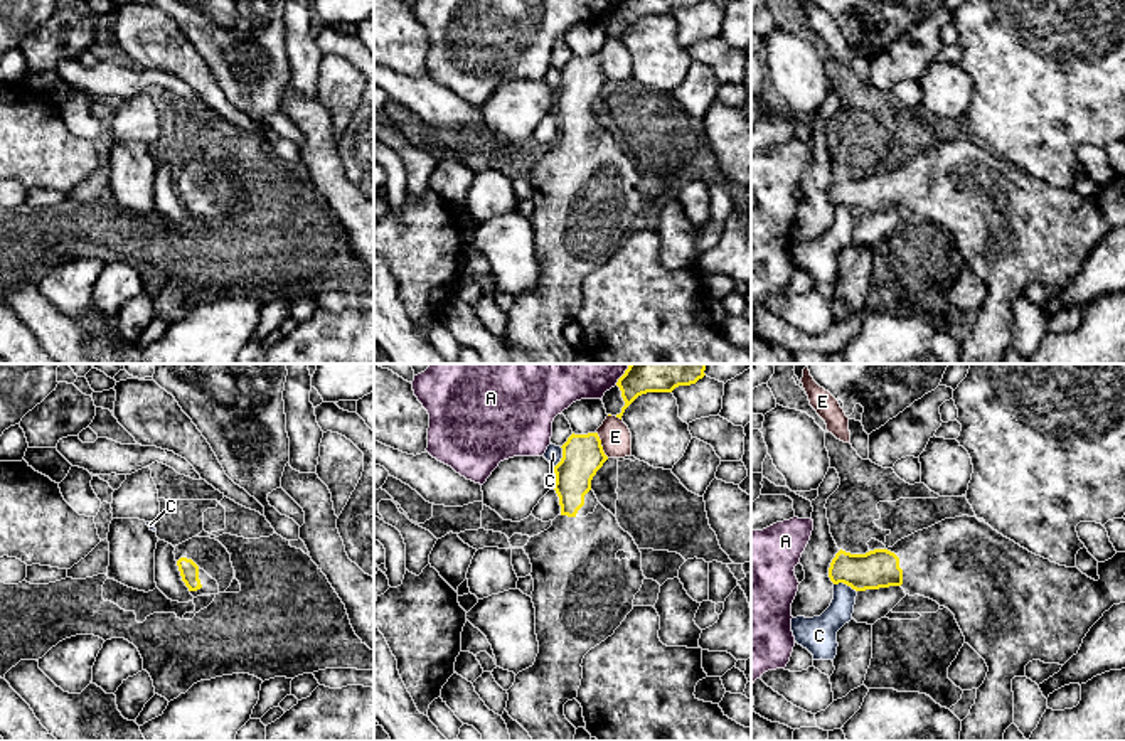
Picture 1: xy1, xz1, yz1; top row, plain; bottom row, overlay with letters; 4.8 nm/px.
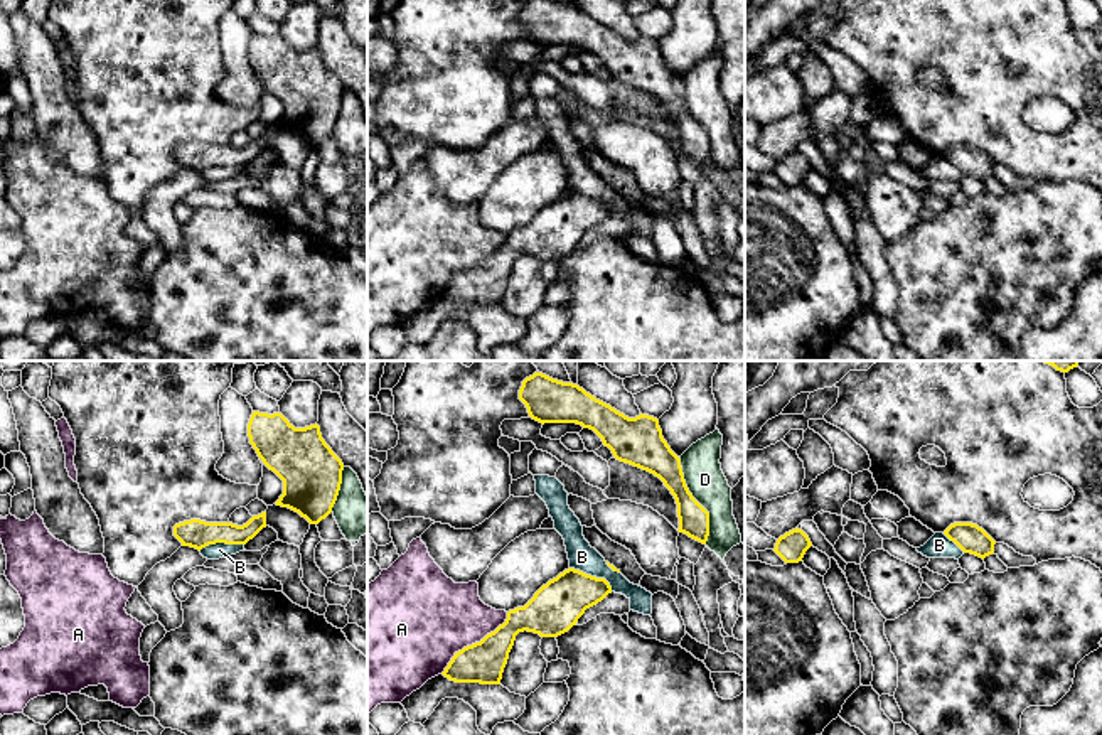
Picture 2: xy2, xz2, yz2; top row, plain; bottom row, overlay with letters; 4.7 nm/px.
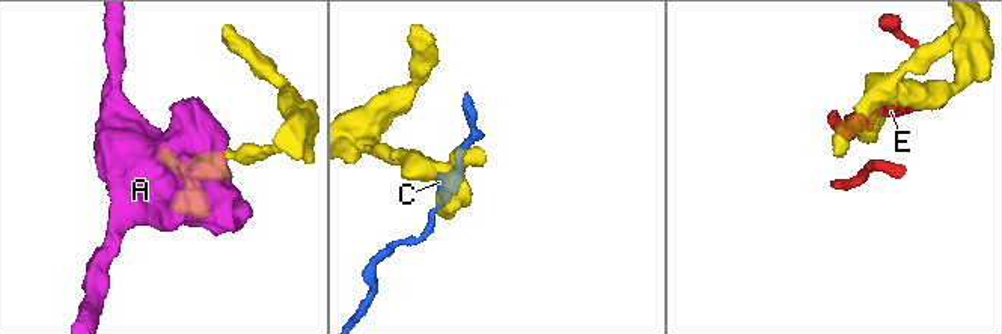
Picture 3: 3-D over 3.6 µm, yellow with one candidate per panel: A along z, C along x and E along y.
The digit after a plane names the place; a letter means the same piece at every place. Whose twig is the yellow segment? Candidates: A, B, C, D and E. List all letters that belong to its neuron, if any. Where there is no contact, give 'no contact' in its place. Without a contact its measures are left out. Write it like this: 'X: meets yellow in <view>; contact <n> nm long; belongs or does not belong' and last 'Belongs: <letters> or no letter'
A: meets yellow in xz2; contact 440 nm long; does not belong
B: meets yellow in xz2; contact 240 nm long; does not belong
C: meets yellow in yz1; contact 120 nm long; does not belong
D: meets yellow in xz2; contact 440 nm long; does not belong
E: meets yellow in xz1; contact 140 nm long; does not belong
Belongs: no letter

